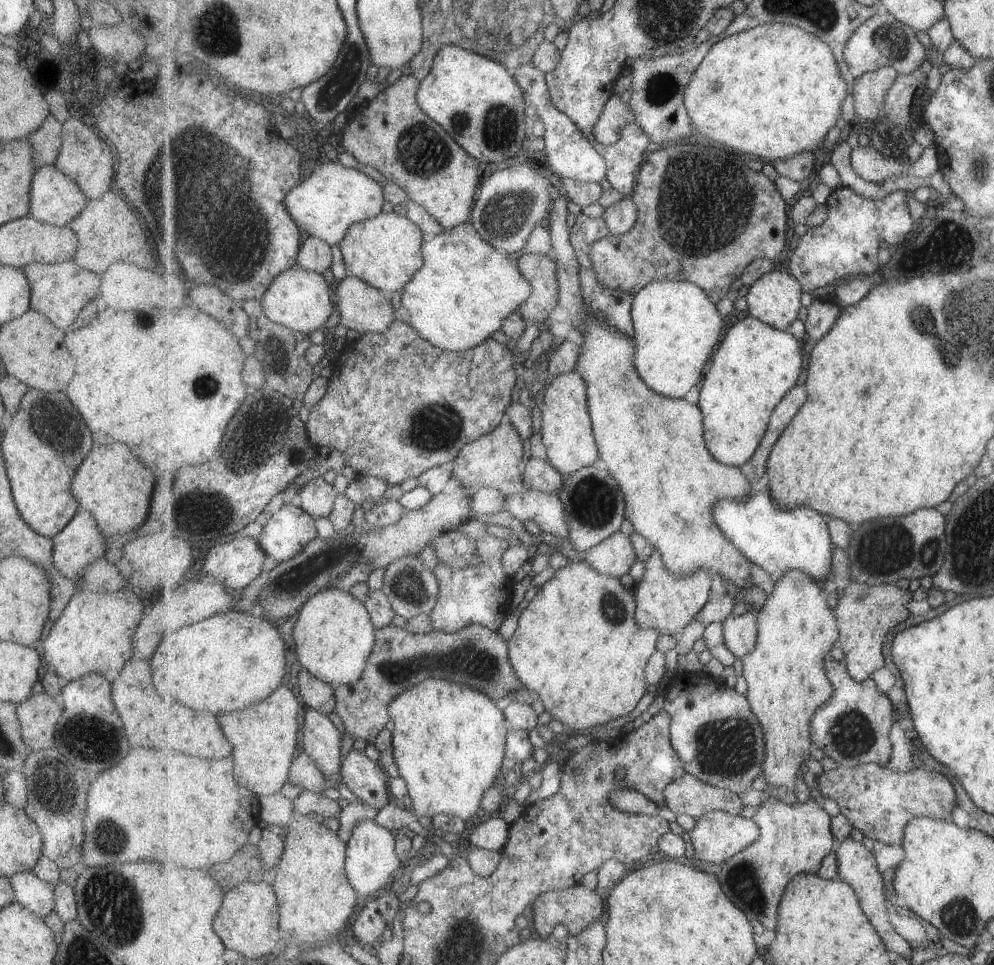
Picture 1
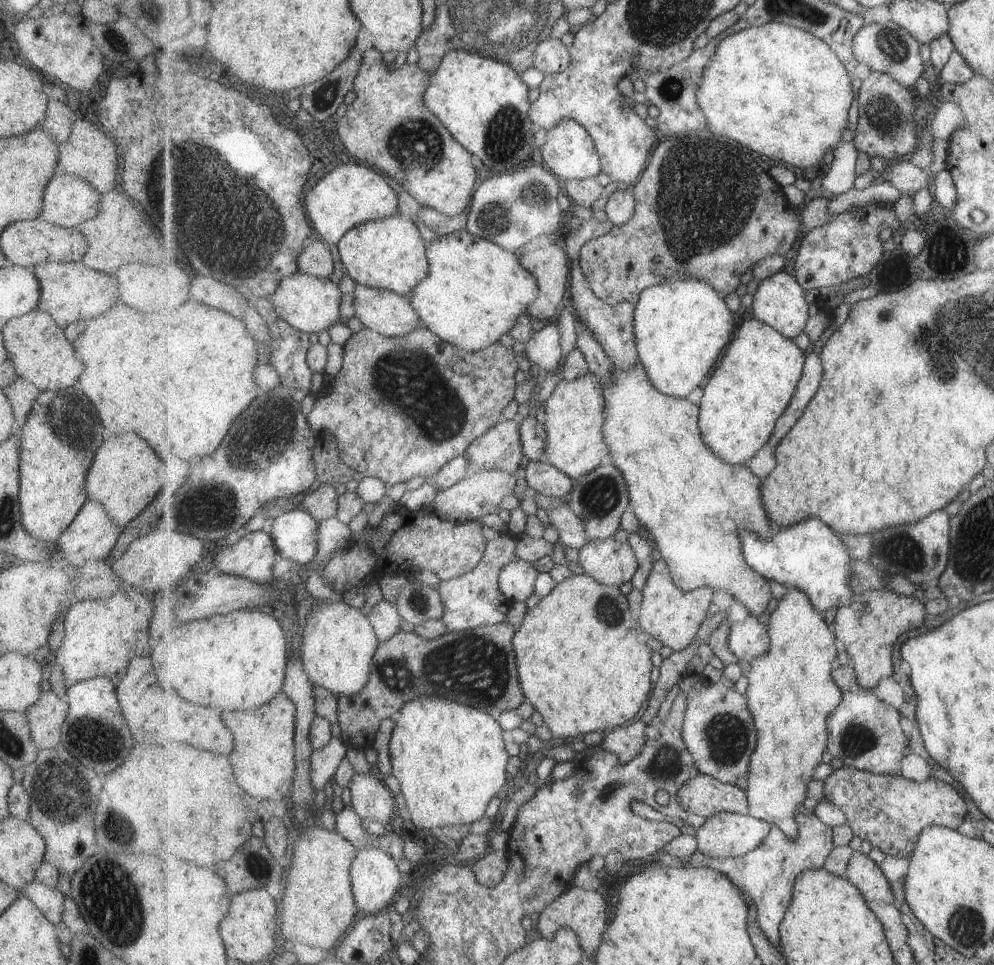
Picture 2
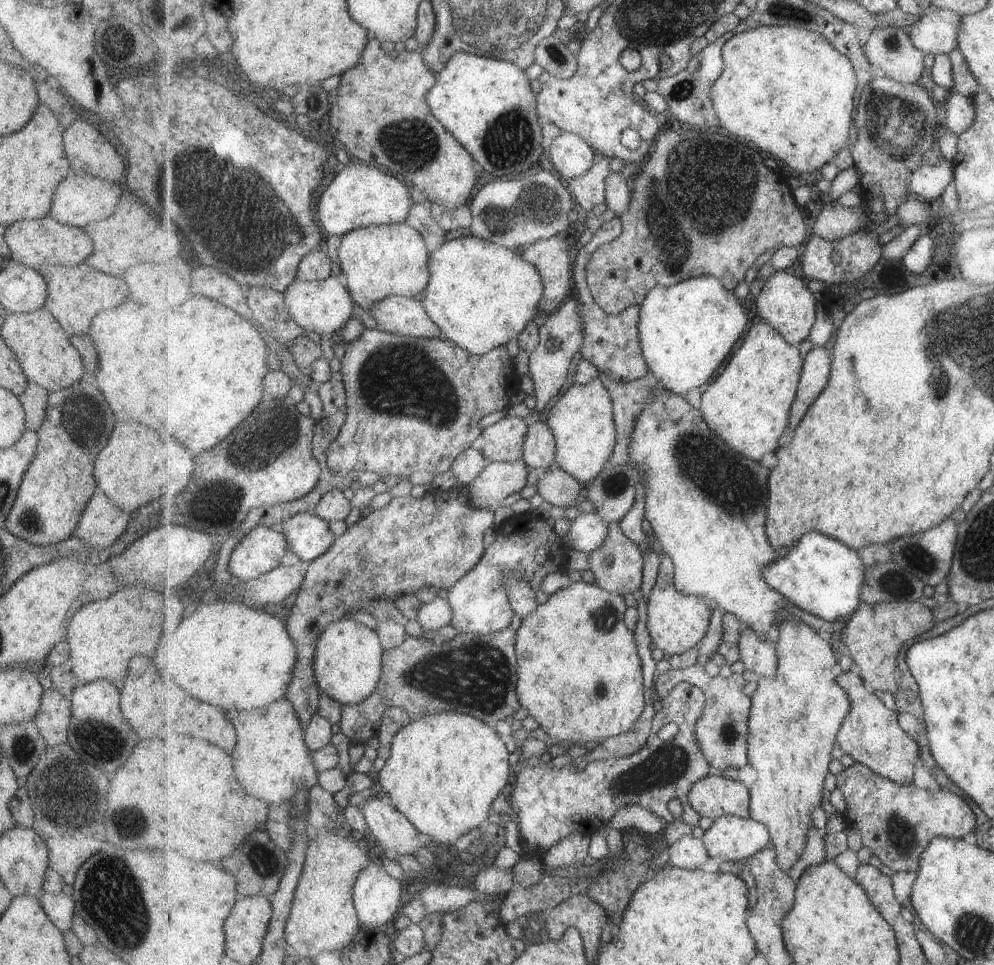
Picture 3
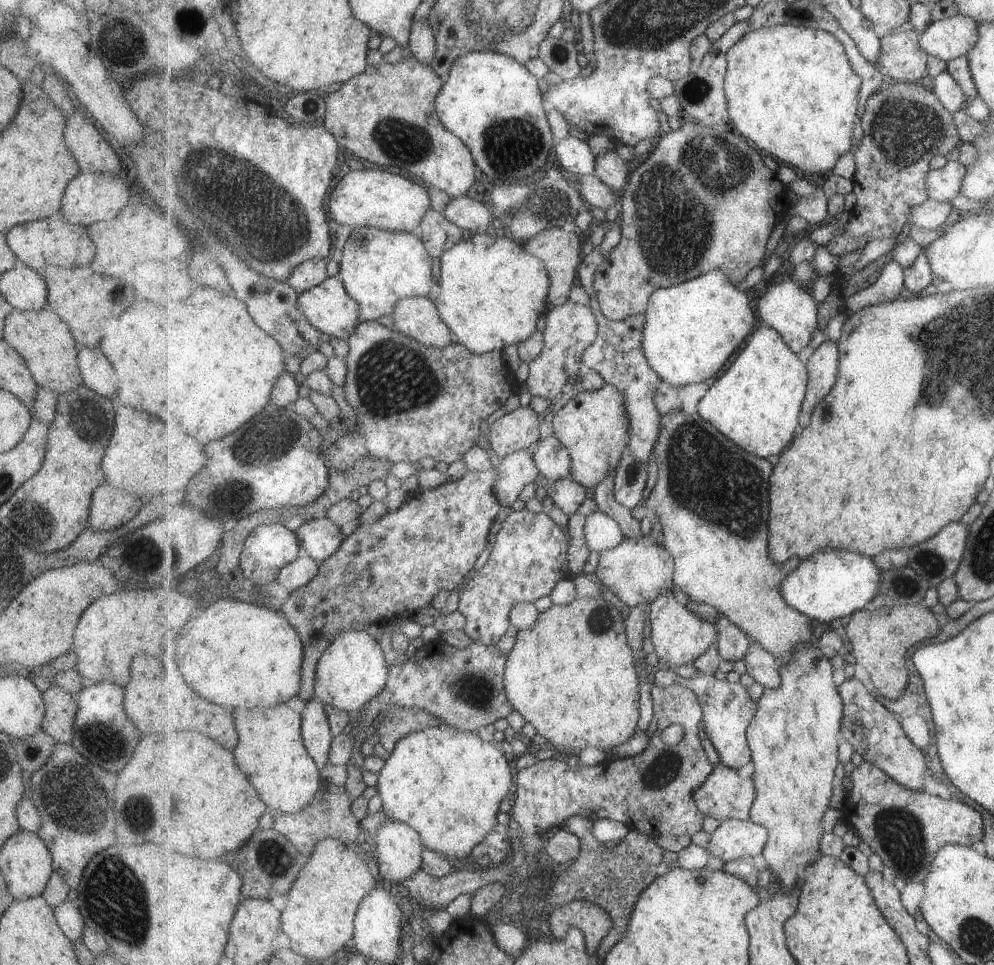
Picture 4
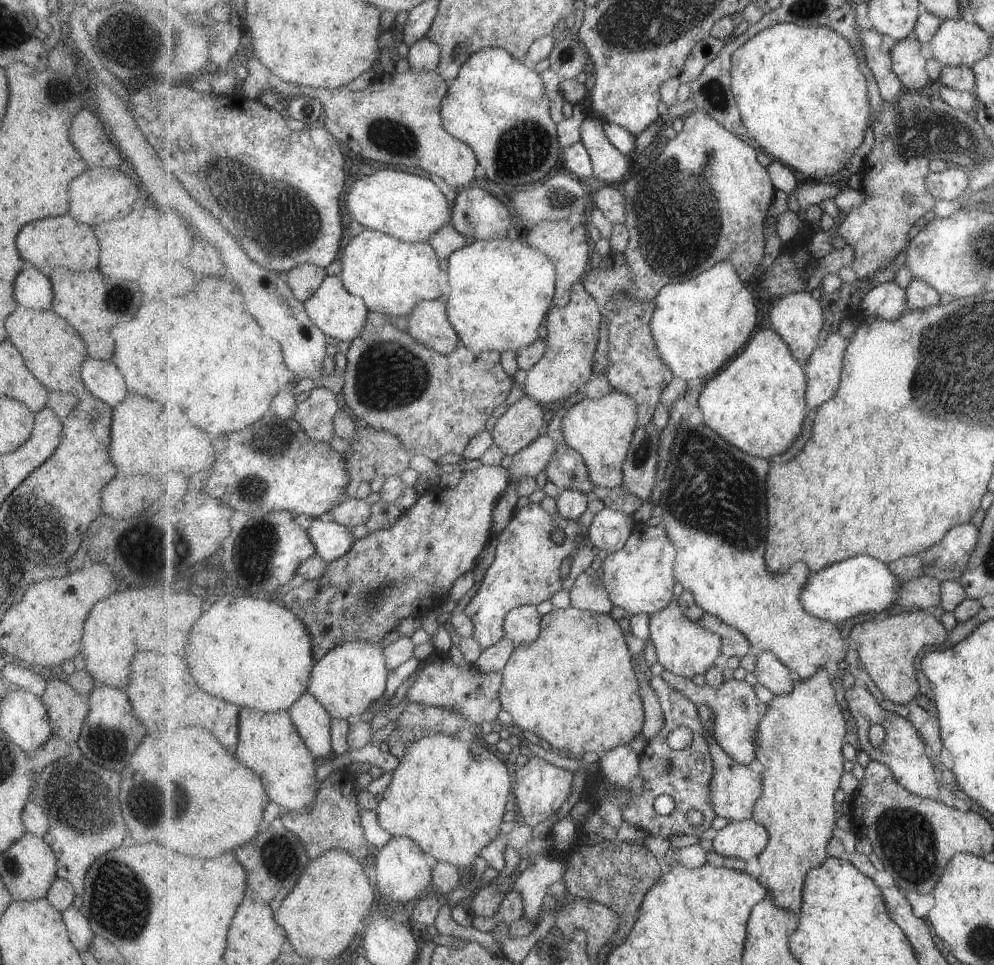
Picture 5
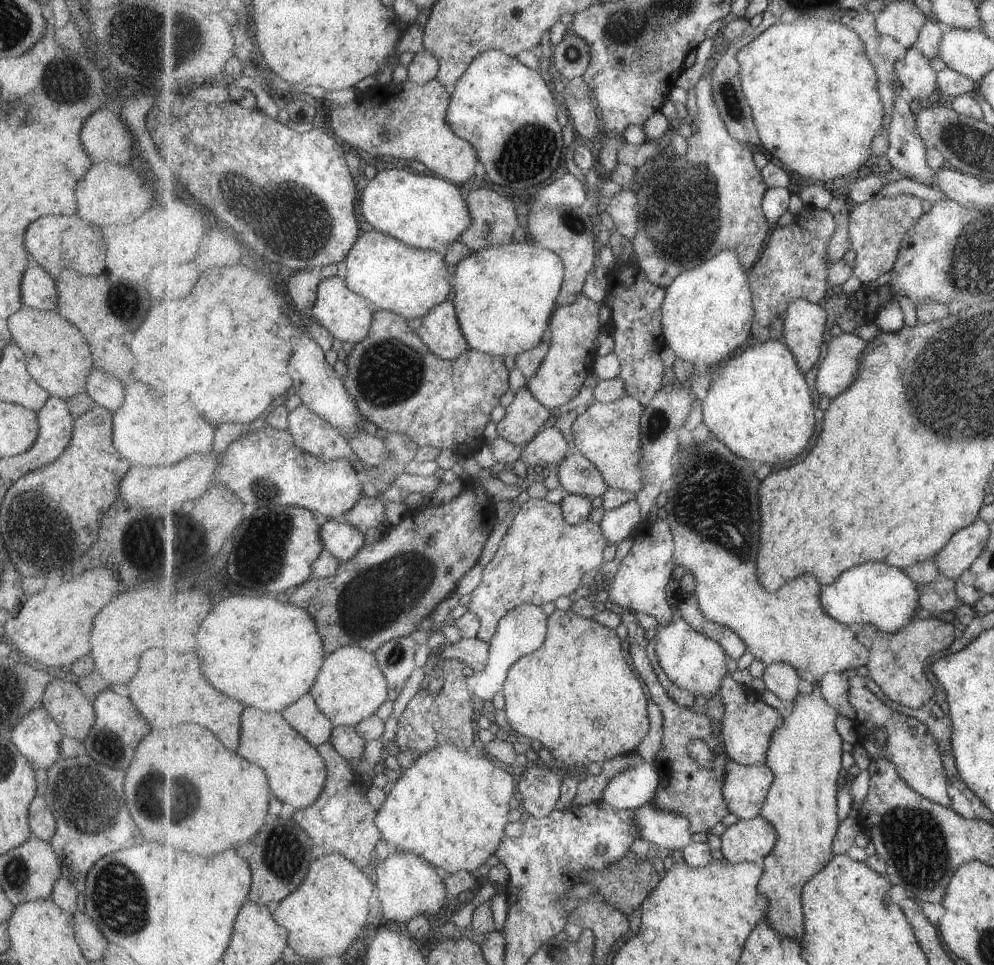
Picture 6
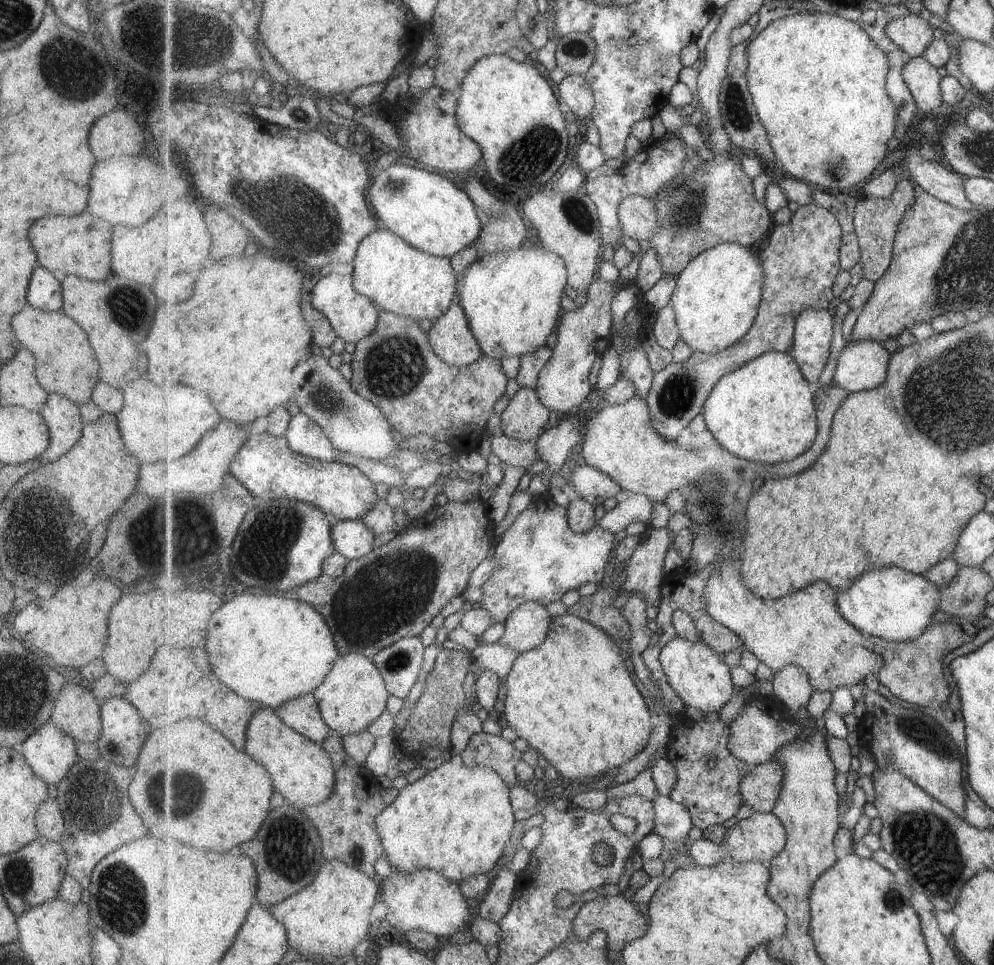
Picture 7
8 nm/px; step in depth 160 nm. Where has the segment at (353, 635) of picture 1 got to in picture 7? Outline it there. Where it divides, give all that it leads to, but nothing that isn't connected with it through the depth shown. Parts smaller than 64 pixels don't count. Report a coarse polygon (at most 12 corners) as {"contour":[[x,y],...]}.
{"contour":[[341,654],[312,694],[341,738],[367,731],[390,696],[373,658]]}

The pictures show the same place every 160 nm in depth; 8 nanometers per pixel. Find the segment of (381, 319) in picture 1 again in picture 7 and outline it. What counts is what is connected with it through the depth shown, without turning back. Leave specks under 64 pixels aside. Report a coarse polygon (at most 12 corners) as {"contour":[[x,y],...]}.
{"contour":[[460,303],[432,322],[435,353],[451,366],[483,355]]}

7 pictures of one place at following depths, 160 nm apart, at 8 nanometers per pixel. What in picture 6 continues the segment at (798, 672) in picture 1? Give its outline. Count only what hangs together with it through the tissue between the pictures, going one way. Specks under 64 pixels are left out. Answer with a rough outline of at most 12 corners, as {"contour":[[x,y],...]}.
{"contour":[[822,686],[789,705],[760,816],[758,890],[800,942],[803,890],[834,860],[843,738]]}

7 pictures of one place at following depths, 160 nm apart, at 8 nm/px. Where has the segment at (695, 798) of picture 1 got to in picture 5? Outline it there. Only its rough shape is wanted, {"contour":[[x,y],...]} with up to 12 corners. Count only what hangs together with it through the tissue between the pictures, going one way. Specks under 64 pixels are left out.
{"contour":[[714,735],[712,803],[729,822],[753,819],[763,775],[724,751]]}

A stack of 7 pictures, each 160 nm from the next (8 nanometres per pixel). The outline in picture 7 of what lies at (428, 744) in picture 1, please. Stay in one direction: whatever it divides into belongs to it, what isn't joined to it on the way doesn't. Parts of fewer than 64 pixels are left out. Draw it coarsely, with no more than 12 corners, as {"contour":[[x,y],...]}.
{"contour":[[459,758],[376,820],[397,872],[497,869],[512,787]]}

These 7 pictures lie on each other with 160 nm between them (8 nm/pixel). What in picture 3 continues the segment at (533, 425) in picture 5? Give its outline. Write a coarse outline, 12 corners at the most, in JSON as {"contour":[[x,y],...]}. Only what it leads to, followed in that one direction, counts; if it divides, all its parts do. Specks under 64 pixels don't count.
{"contour":[[506,415],[484,428],[482,453],[519,461],[530,426]]}

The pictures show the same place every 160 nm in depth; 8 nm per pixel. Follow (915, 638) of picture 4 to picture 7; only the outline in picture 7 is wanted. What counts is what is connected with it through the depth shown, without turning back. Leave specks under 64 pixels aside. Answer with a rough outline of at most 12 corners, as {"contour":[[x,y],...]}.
{"contour":[[960,621],[918,640],[867,635],[883,658],[878,680],[897,698],[947,702],[943,658],[969,640]]}

